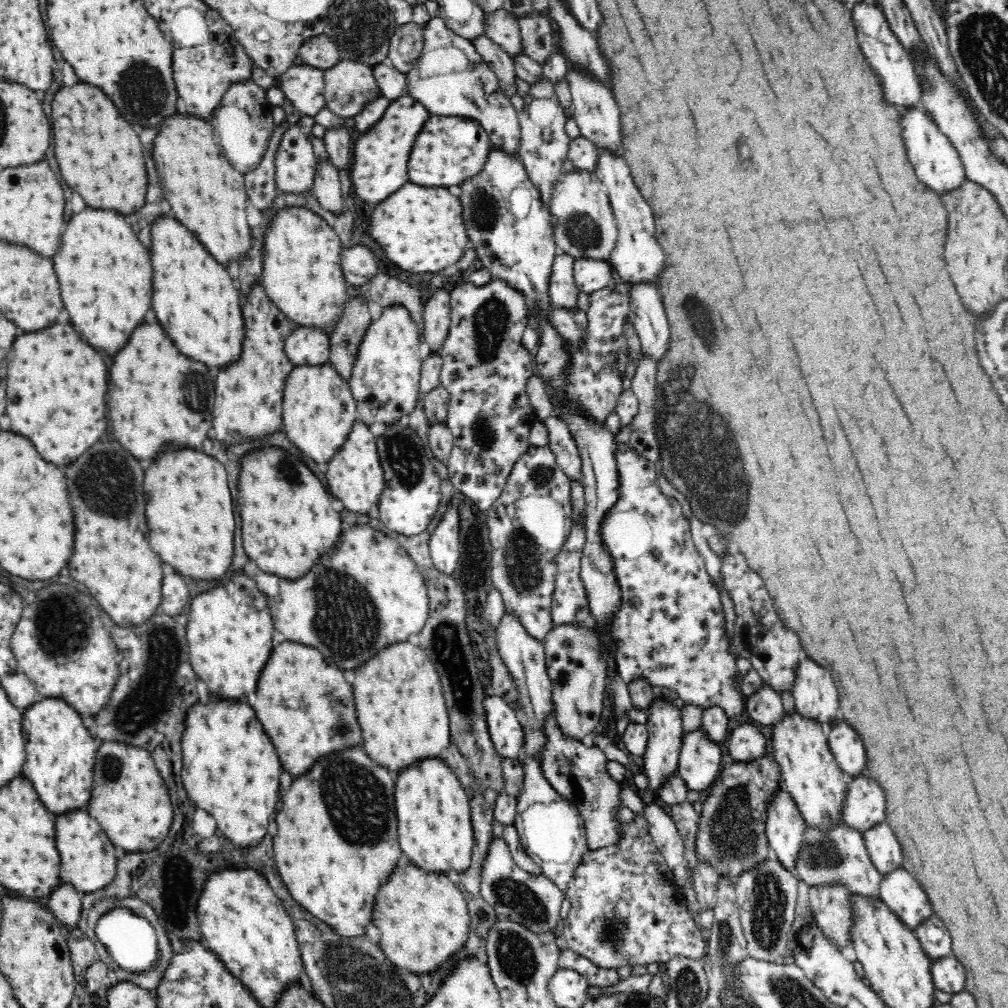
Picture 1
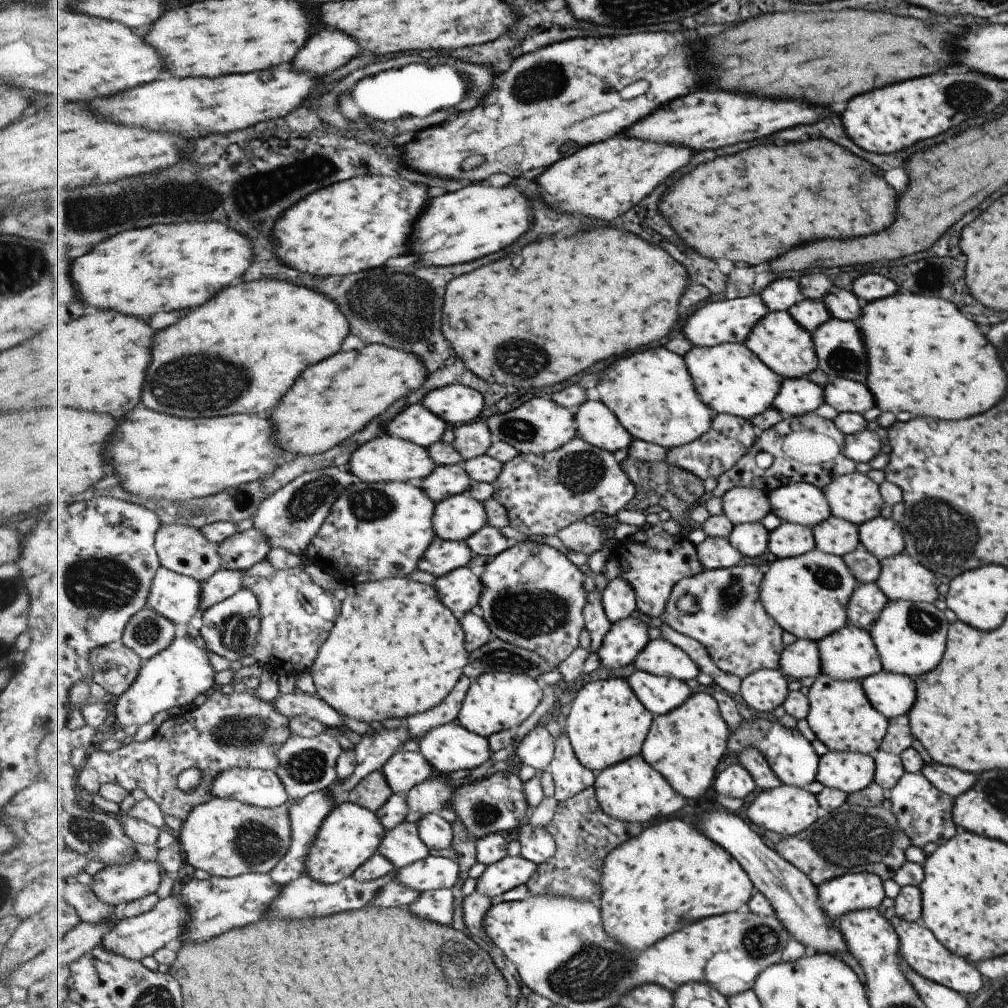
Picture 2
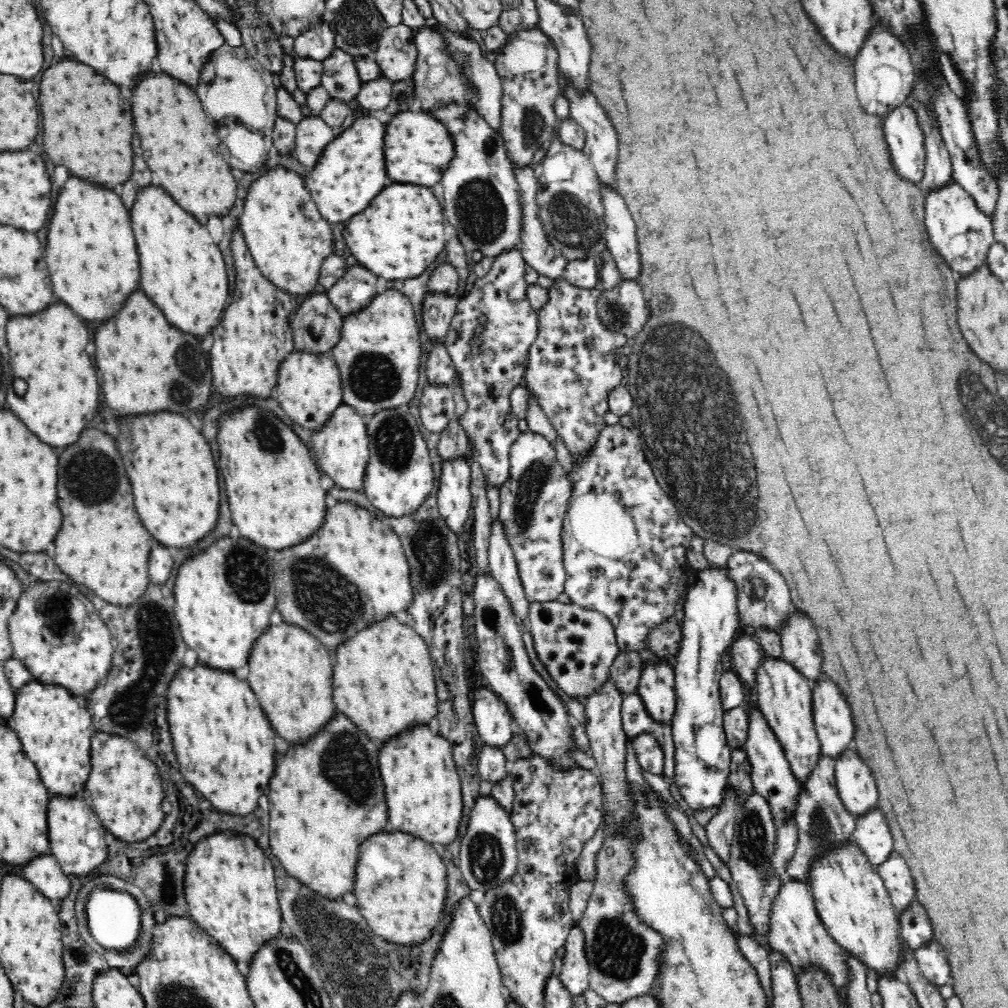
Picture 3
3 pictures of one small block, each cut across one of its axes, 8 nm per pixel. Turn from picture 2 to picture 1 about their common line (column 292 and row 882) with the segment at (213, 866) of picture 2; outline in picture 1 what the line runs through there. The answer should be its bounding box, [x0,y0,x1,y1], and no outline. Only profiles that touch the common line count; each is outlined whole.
[808,883,856,952]

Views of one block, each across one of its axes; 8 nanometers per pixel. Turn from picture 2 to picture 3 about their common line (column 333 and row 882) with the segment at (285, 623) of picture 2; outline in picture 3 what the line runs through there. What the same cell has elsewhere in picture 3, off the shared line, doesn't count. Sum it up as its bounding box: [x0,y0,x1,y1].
[576,679,671,1004]

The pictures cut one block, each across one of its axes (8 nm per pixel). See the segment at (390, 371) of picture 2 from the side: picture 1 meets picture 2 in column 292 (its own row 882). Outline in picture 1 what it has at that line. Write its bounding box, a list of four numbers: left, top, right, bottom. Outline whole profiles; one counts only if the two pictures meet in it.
[374,863,472,974]

